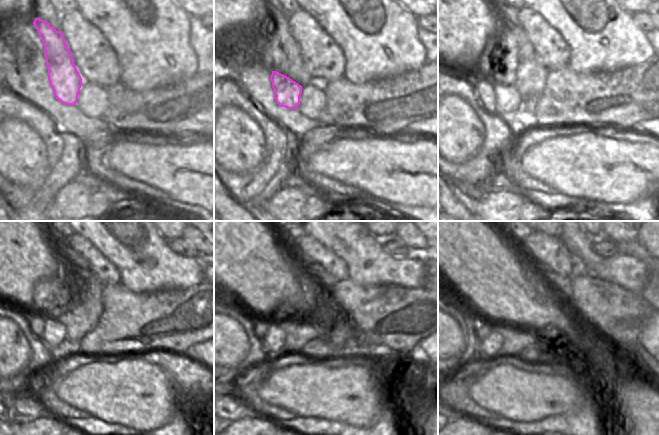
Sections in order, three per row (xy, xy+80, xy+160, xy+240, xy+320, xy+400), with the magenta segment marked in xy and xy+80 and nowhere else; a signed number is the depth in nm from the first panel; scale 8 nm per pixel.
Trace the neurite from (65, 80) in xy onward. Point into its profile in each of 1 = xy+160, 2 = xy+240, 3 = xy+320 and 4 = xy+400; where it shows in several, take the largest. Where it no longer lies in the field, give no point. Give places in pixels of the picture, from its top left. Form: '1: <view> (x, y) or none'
1: xy+160 (508, 100)
2: xy+240 (54, 336)
3: xy+320 (273, 341)
4: xy+400 (488, 348)

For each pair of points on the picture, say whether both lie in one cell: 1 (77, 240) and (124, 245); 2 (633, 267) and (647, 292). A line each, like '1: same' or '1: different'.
1: different
2: different

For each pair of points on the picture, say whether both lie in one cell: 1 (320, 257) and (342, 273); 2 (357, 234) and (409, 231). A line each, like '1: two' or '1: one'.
1: one
2: two

